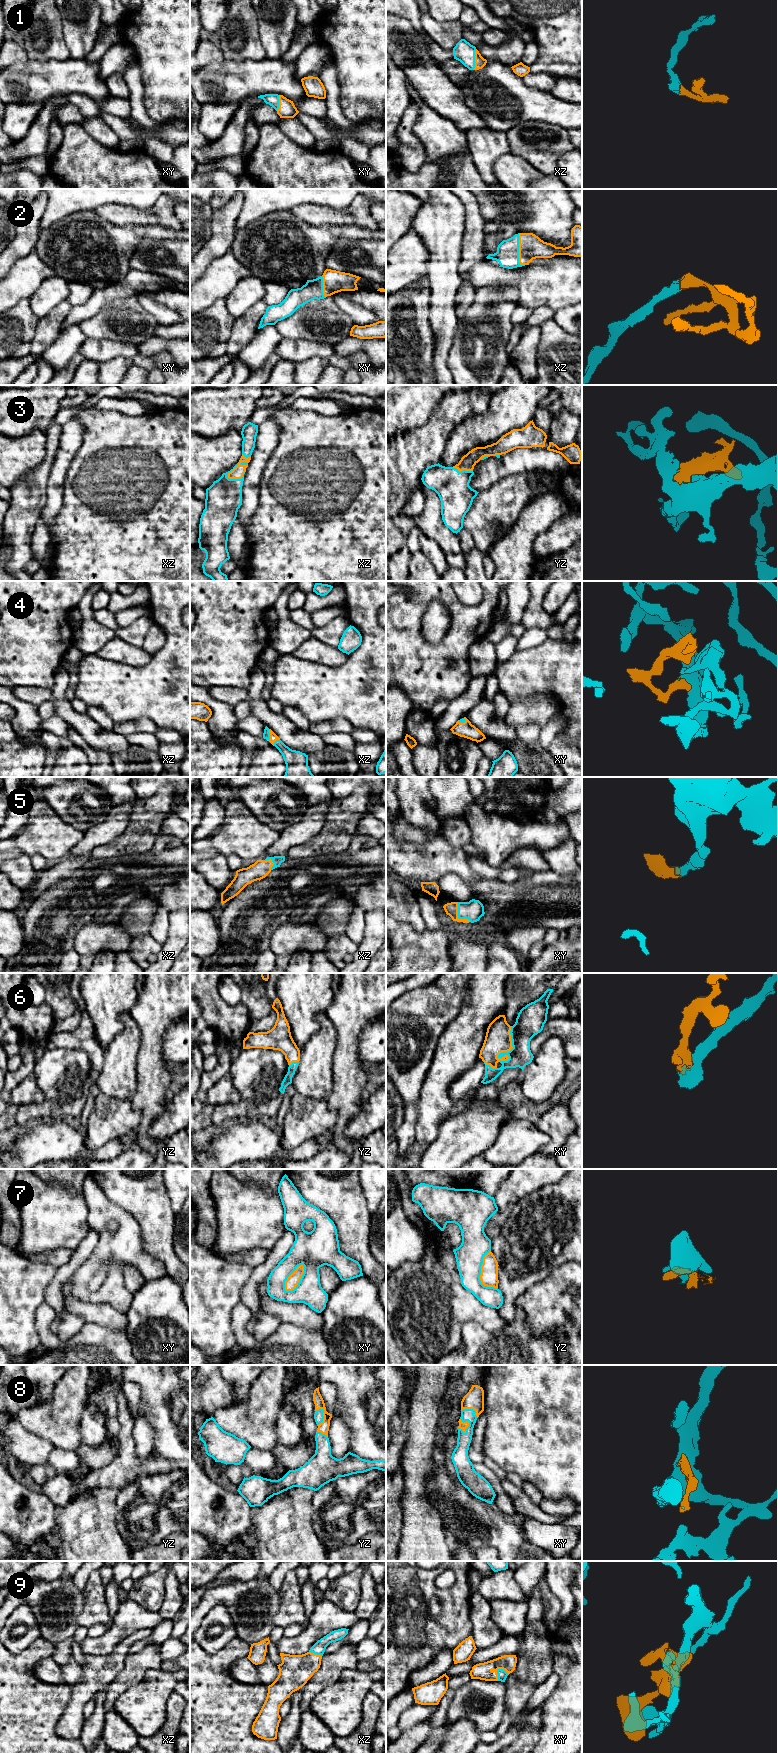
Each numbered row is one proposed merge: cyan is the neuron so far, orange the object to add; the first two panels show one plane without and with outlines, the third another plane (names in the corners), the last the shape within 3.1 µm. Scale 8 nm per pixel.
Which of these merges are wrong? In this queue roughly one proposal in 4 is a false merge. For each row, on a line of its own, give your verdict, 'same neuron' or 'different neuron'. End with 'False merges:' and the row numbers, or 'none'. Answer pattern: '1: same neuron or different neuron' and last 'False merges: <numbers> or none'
1: same neuron
2: same neuron
3: same neuron
4: same neuron
5: same neuron
6: same neuron
7: different neuron
8: same neuron
9: same neuron
False merges: 7

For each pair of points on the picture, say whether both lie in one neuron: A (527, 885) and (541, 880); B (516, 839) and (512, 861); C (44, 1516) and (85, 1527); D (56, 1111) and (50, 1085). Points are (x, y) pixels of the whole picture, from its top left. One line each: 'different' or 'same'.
A: same
B: different
C: different
D: different

